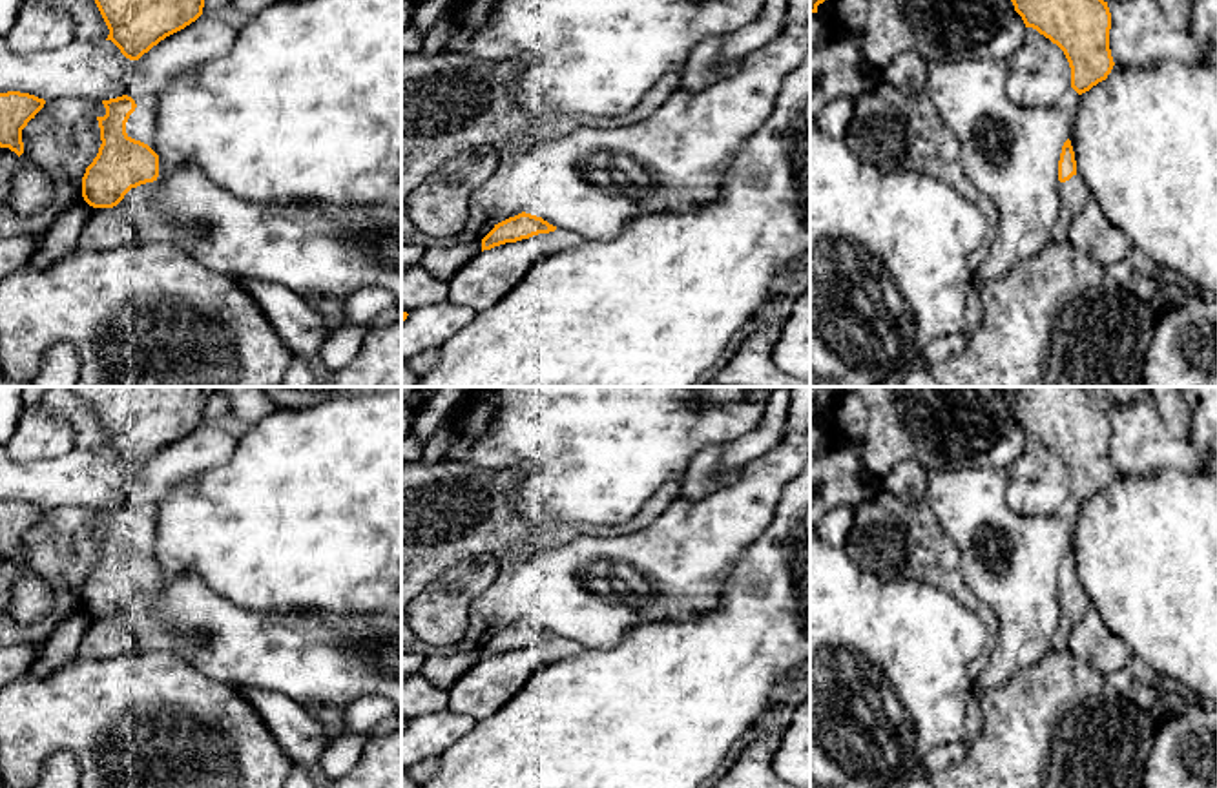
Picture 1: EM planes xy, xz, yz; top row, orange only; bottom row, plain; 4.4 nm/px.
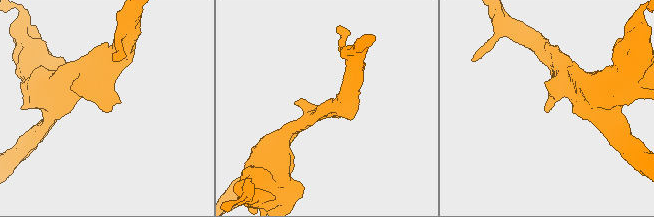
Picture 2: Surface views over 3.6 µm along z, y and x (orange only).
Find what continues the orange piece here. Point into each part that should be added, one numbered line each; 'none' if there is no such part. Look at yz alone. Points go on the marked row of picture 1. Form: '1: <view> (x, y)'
1: yz (1073, 194)

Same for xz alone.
1: xz (557, 241)

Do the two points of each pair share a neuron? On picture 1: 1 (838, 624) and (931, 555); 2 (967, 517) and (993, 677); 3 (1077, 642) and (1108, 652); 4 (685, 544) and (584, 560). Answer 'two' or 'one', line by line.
1: two
2: one
3: one
4: one

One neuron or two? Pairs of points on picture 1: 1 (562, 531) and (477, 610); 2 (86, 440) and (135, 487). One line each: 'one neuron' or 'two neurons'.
1: one neuron
2: two neurons

